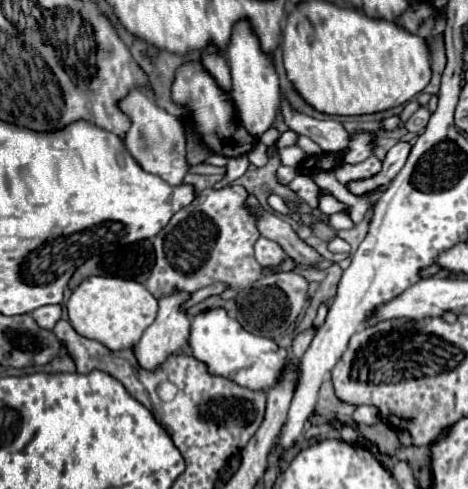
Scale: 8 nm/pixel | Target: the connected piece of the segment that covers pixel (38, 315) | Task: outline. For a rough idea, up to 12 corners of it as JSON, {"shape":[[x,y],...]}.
{"shape":[[61,305],[35,309],[31,317],[41,329],[53,329]]}

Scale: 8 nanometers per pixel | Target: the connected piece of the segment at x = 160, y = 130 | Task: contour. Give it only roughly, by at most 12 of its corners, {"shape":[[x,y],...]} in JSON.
{"shape":[[139,89],[121,101],[125,147],[147,173],[181,185],[183,121]]}

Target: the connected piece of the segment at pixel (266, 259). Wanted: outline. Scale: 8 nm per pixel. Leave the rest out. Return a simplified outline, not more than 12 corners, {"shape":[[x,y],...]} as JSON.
{"shape":[[259,237],[255,259],[261,267],[273,267],[285,259],[275,241]]}

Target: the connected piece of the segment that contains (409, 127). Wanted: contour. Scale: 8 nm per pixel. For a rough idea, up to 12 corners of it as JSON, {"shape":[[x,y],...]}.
{"shape":[[420,107],[407,121],[408,132],[426,127],[431,116],[427,107]]}

